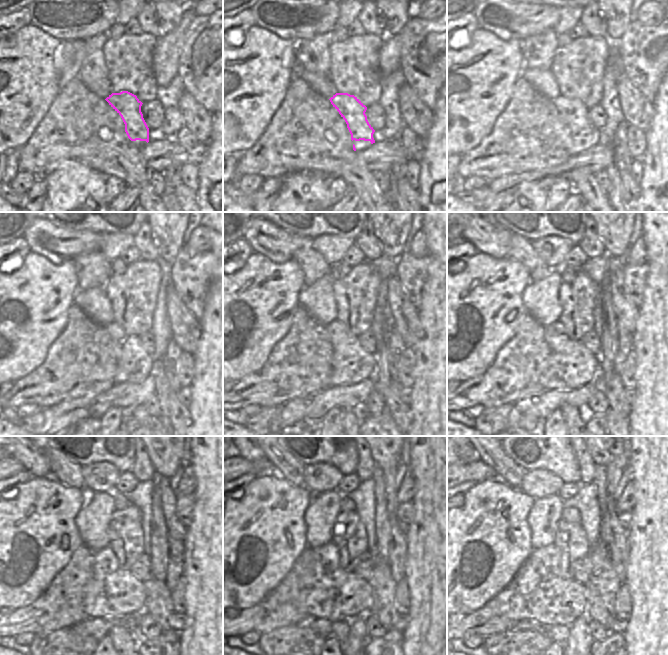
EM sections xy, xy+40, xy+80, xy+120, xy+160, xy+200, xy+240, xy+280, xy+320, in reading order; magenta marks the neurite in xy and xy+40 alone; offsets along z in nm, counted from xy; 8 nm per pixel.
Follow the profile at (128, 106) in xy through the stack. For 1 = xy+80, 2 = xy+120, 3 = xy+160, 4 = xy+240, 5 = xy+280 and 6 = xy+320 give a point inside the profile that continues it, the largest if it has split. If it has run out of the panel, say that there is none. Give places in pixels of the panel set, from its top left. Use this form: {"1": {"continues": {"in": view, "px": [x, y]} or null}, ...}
{"1": {"continues": {"in": "xy+80", "px": [576, 114]}}, "2": {"continues": {"in": "xy+120", "px": [128, 348]}}, "3": {"continues": {"in": "xy+160", "px": [344, 342]}}, "4": {"continues": {"in": "xy+240", "px": [128, 583]}}, "5": {"continues": {"in": "xy+280", "px": [303, 591]}}, "6": {"continues": {"in": "xy+320", "px": [521, 601]}}}

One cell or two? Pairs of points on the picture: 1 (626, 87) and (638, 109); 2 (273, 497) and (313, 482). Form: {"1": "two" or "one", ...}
{"1": "one", "2": "two"}

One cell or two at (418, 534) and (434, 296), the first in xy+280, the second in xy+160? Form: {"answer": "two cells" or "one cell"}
{"answer": "one cell"}

